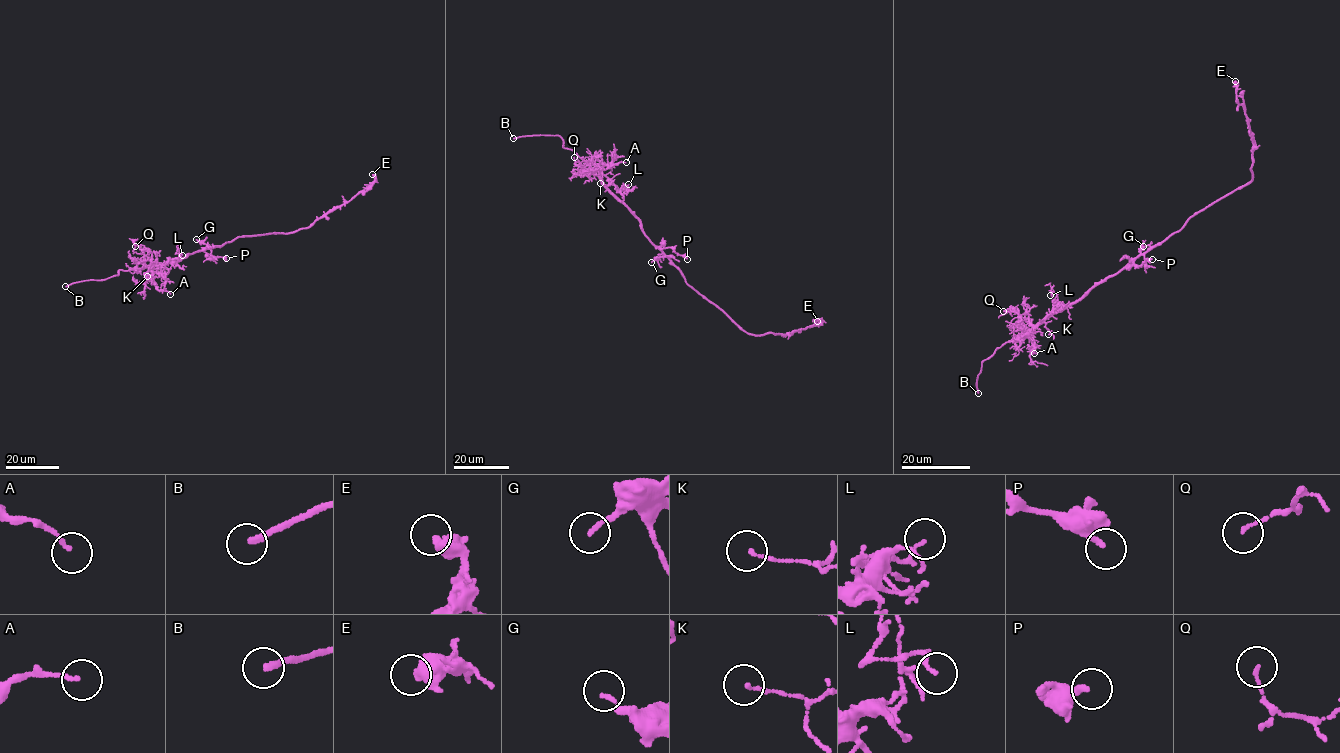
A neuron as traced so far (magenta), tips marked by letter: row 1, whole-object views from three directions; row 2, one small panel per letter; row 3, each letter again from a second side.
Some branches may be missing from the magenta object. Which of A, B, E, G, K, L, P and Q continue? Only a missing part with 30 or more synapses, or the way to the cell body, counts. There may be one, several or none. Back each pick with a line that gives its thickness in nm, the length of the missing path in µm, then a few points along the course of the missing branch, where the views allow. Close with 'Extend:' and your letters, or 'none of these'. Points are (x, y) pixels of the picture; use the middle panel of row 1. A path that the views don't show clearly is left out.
B: 240 nm | 15 µm
Extend: B

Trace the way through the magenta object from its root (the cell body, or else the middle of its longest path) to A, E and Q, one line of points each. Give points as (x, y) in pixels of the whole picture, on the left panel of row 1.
A: (213, 247), (190, 253), (174, 262), (158, 262), (147, 272), (156, 287), (170, 294)
E: (213, 247), (219, 247), (240, 236), (289, 233), (309, 227), (365, 191), (374, 181), (372, 174)
Q: (213, 247), (190, 253), (174, 262), (158, 262), (150, 269), (151, 254), (143, 245), (135, 246)

